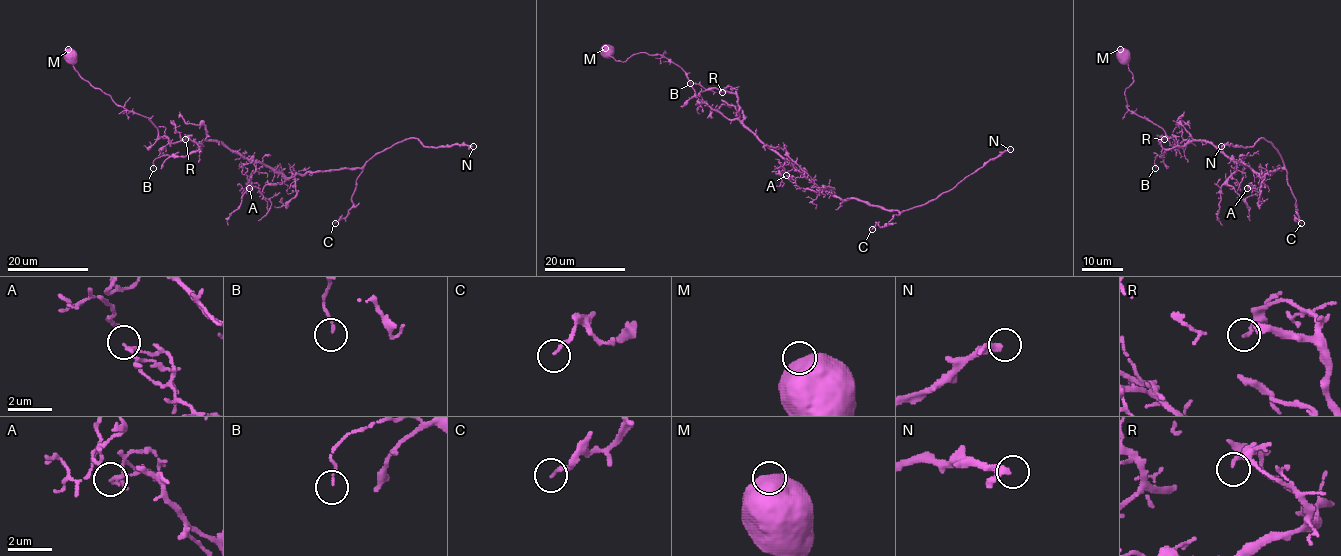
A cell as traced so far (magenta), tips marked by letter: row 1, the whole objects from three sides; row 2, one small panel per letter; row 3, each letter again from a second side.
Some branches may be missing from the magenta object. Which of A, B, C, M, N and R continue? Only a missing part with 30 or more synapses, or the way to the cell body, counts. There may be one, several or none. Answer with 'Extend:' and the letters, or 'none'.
Extend: N

